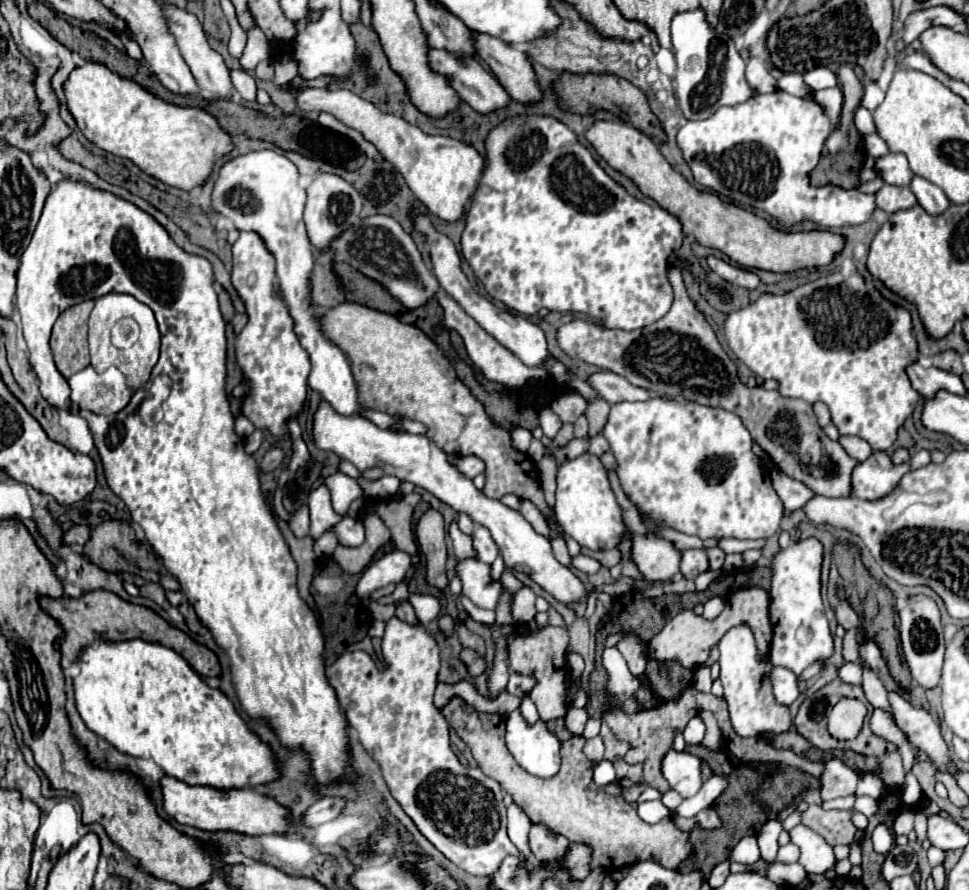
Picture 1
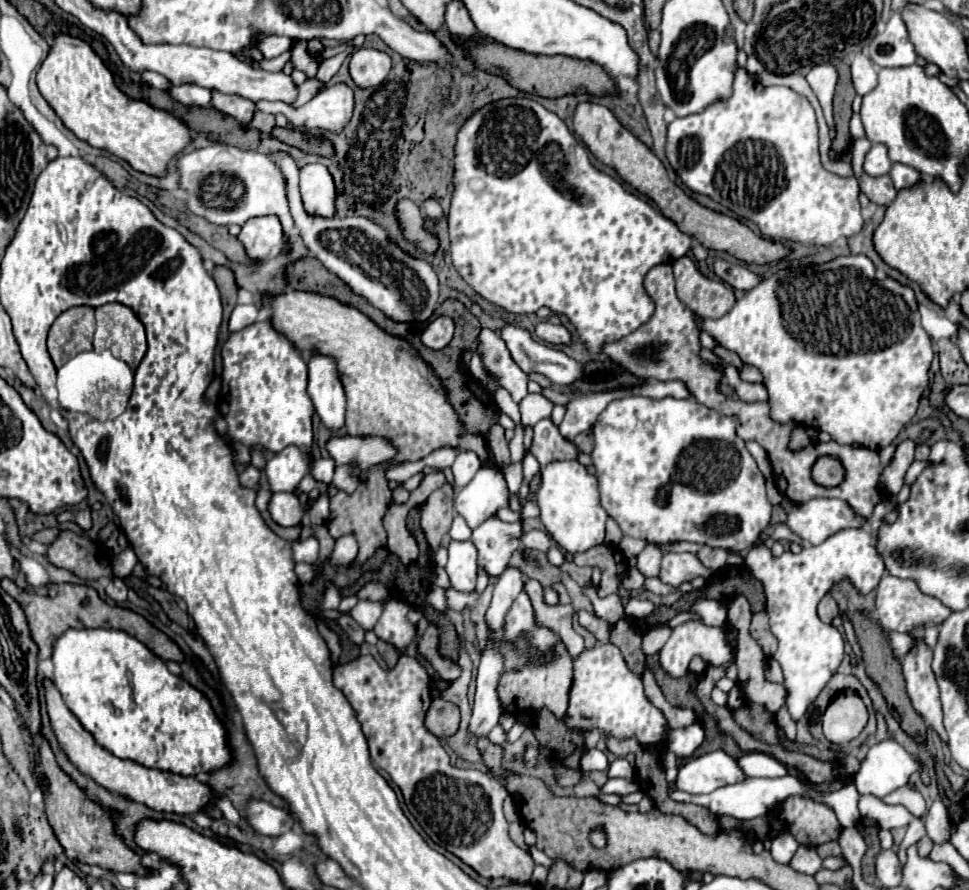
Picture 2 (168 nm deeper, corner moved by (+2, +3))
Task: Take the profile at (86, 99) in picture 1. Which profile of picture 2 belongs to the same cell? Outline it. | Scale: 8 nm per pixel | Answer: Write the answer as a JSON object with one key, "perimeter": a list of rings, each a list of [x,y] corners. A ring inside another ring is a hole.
{"perimeter":[[[58,34],[54,46],[50,48],[48,58],[42,62],[38,70],[38,88],[42,96],[48,100],[48,104],[58,112],[60,120],[68,130],[72,130],[80,140],[86,140],[94,148],[104,148],[110,154],[126,160],[134,170],[150,174],[150,176],[166,176],[168,162],[182,154],[182,150],[192,142],[192,130],[188,124],[178,120],[174,114],[152,108],[144,100],[134,100],[126,96],[112,78],[112,72],[104,66],[104,62],[96,56],[96,52],[80,38],[72,38],[66,34]]]}

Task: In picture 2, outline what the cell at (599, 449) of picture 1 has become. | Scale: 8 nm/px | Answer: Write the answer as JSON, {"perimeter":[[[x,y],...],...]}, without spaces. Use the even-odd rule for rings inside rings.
{"perimeter":[[[544,418],[534,426],[534,440],[532,440],[532,454],[538,458],[540,466],[544,468],[546,464],[554,462],[554,460],[576,460],[580,456],[580,450],[576,448],[576,444],[572,440],[566,440],[560,432],[558,426],[552,424],[552,420]]]}

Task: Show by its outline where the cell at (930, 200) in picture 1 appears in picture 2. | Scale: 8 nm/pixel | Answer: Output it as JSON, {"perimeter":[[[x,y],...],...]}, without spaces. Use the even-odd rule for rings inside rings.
{"perimeter":[[[894,164],[892,170],[890,170],[890,178],[894,182],[894,186],[898,190],[904,190],[904,188],[914,188],[922,178],[920,178],[920,172],[910,168],[910,166],[902,166],[902,164]]]}

